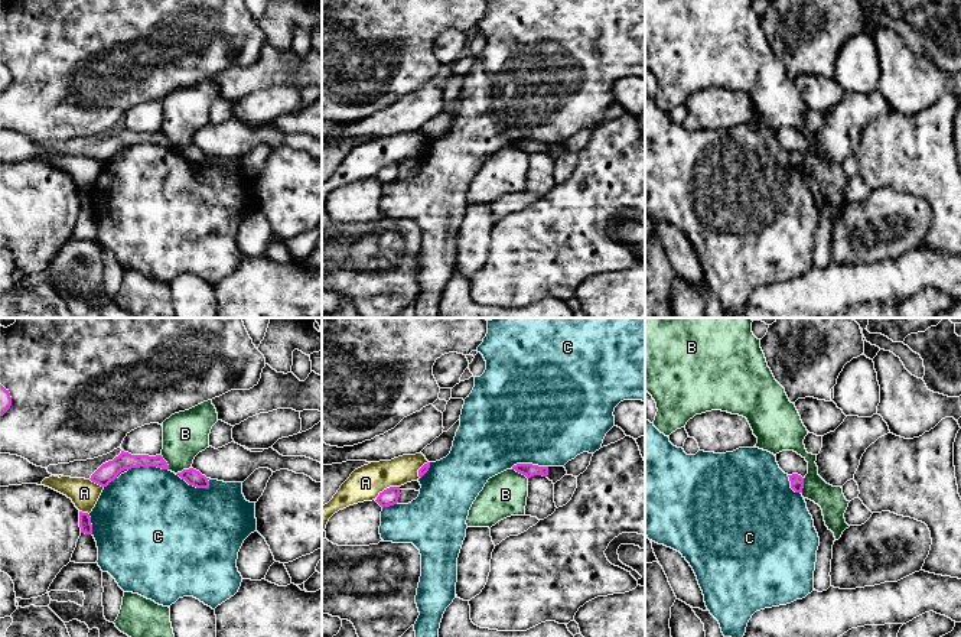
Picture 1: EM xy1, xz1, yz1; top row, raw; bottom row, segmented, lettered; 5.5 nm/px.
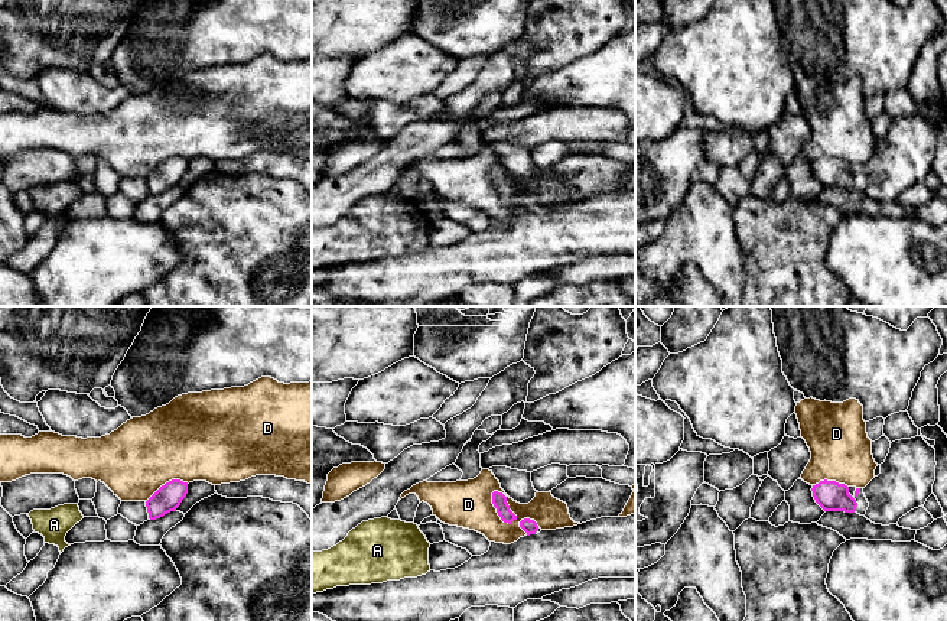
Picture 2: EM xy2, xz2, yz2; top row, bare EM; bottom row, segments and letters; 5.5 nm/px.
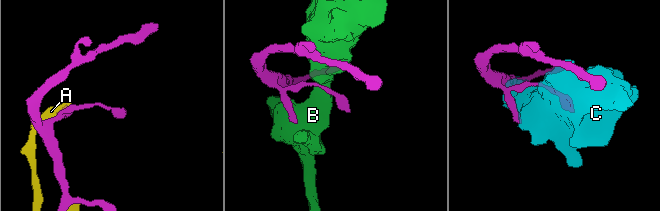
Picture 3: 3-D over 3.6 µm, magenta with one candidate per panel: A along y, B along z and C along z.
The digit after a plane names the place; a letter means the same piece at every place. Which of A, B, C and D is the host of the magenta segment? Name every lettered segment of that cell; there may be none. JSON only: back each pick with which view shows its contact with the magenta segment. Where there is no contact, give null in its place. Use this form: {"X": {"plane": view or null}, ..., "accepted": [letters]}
{"accepted": []}

